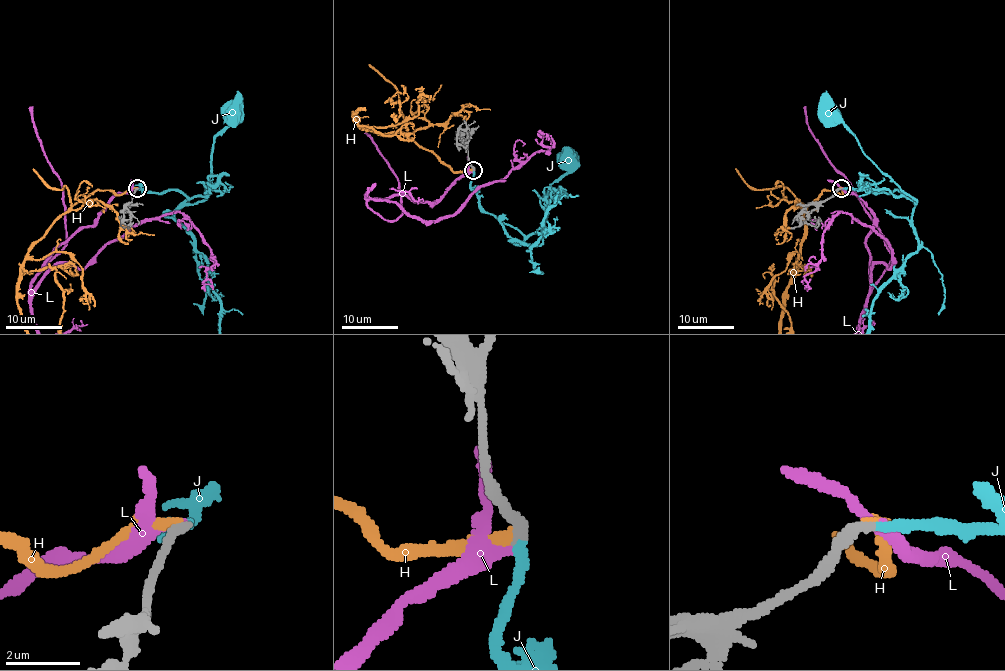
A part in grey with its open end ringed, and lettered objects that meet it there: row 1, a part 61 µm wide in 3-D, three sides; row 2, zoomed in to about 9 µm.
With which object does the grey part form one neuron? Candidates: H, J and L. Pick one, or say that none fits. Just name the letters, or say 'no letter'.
J

